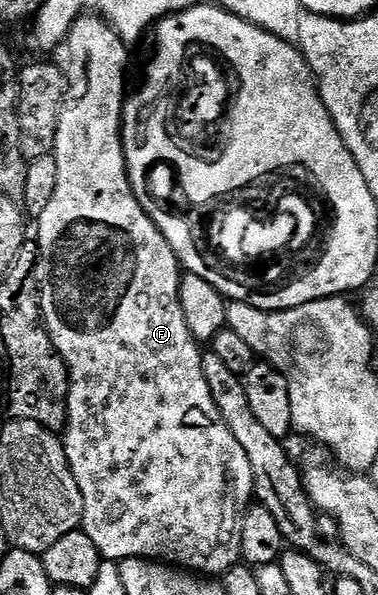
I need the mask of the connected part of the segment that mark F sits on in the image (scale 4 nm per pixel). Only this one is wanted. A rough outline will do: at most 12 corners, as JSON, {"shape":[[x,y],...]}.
{"shape":[[79,17],[36,219],[81,528],[239,564],[255,500]]}

